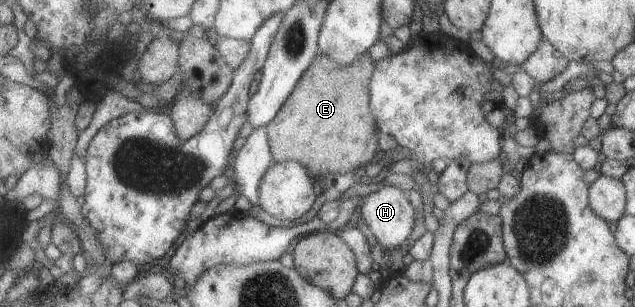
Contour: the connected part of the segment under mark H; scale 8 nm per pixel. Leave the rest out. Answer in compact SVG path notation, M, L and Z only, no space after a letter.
M379 183L365 190L360 213L384 250L406 241L414 226L414 206L396 186Z

